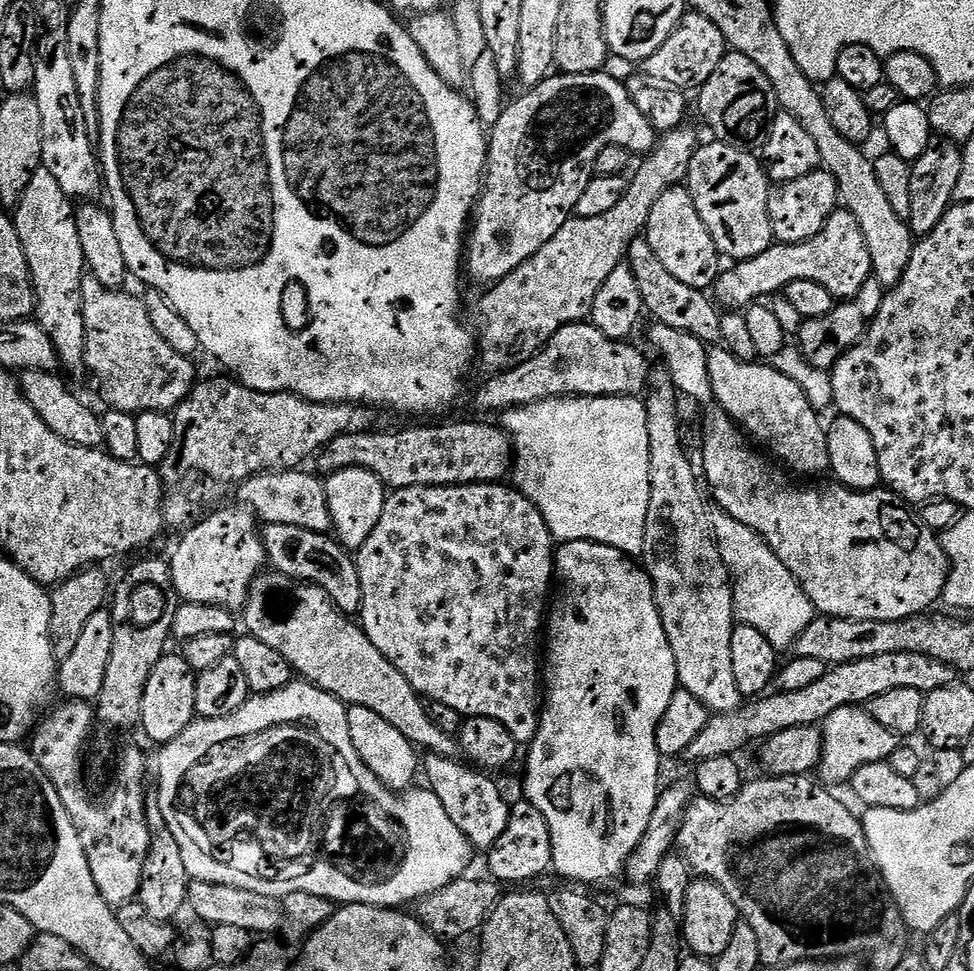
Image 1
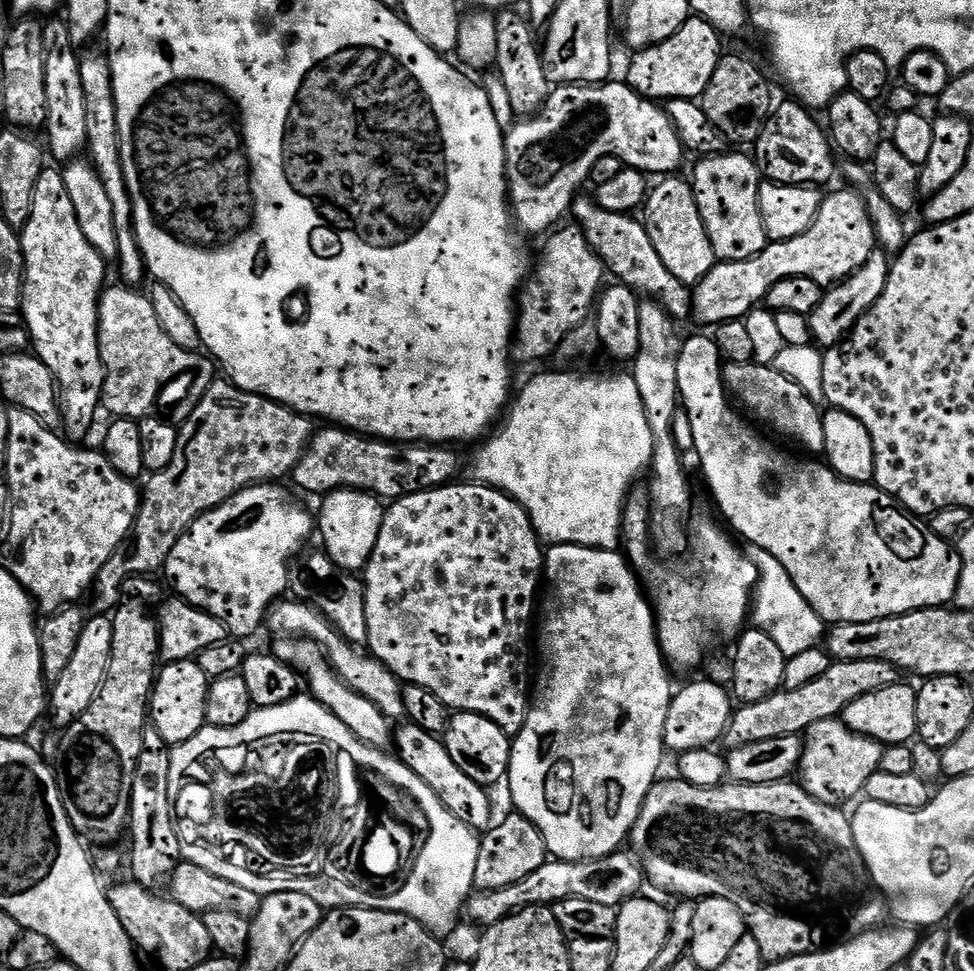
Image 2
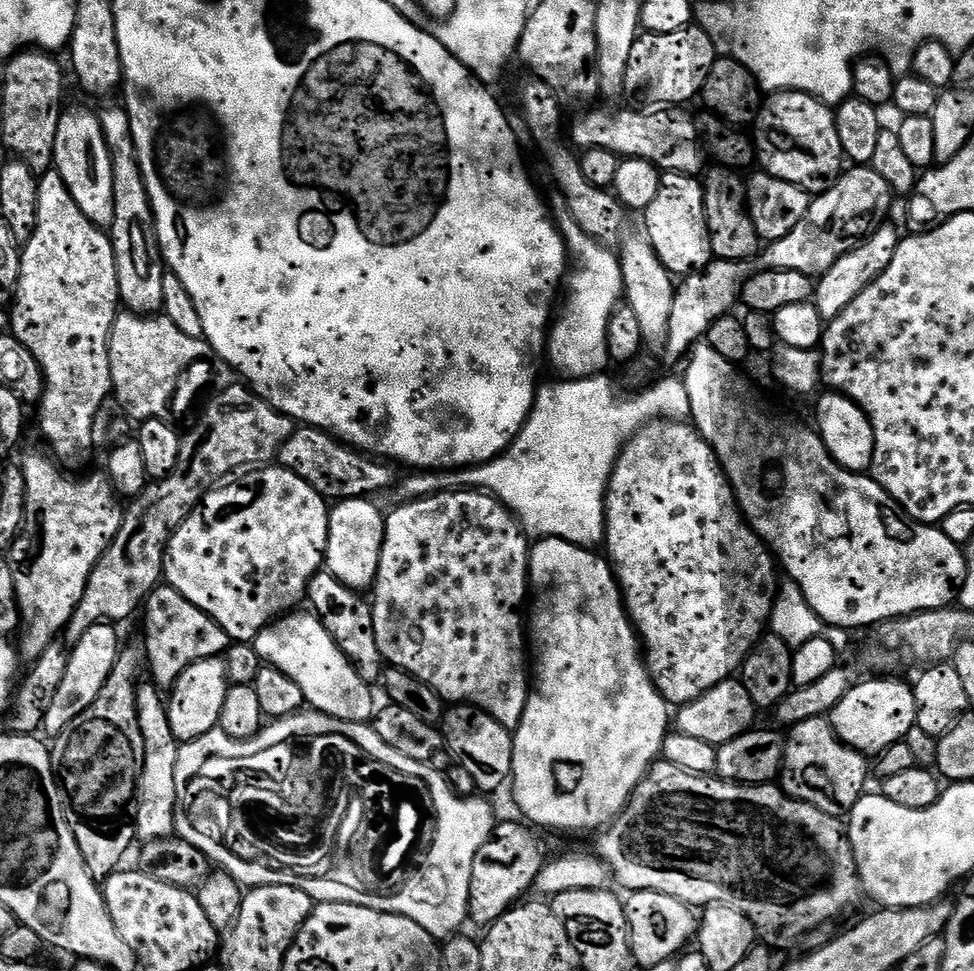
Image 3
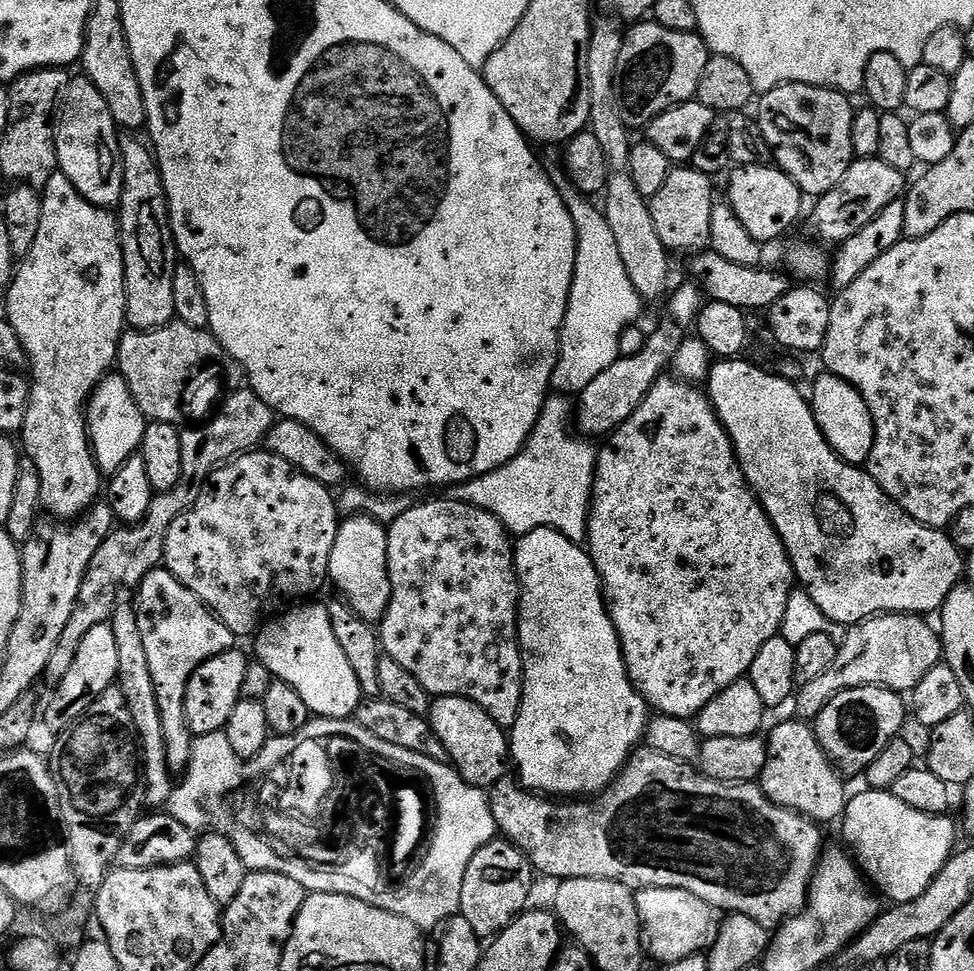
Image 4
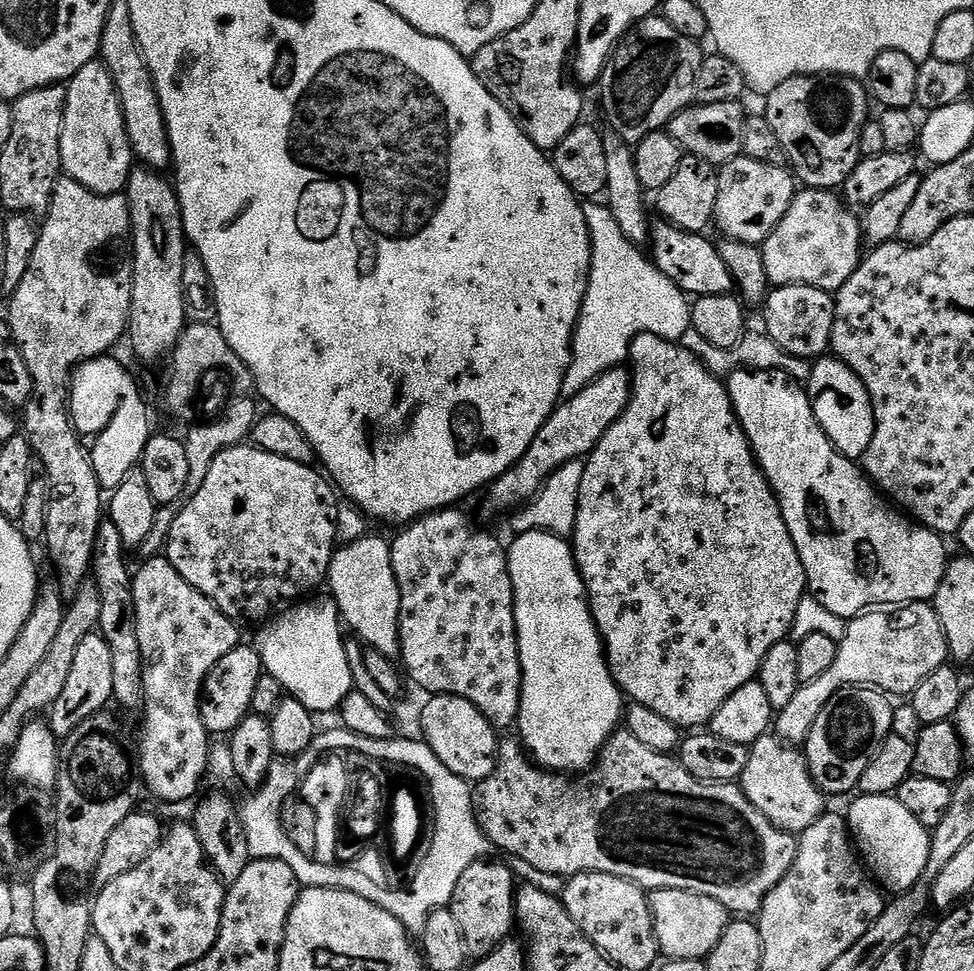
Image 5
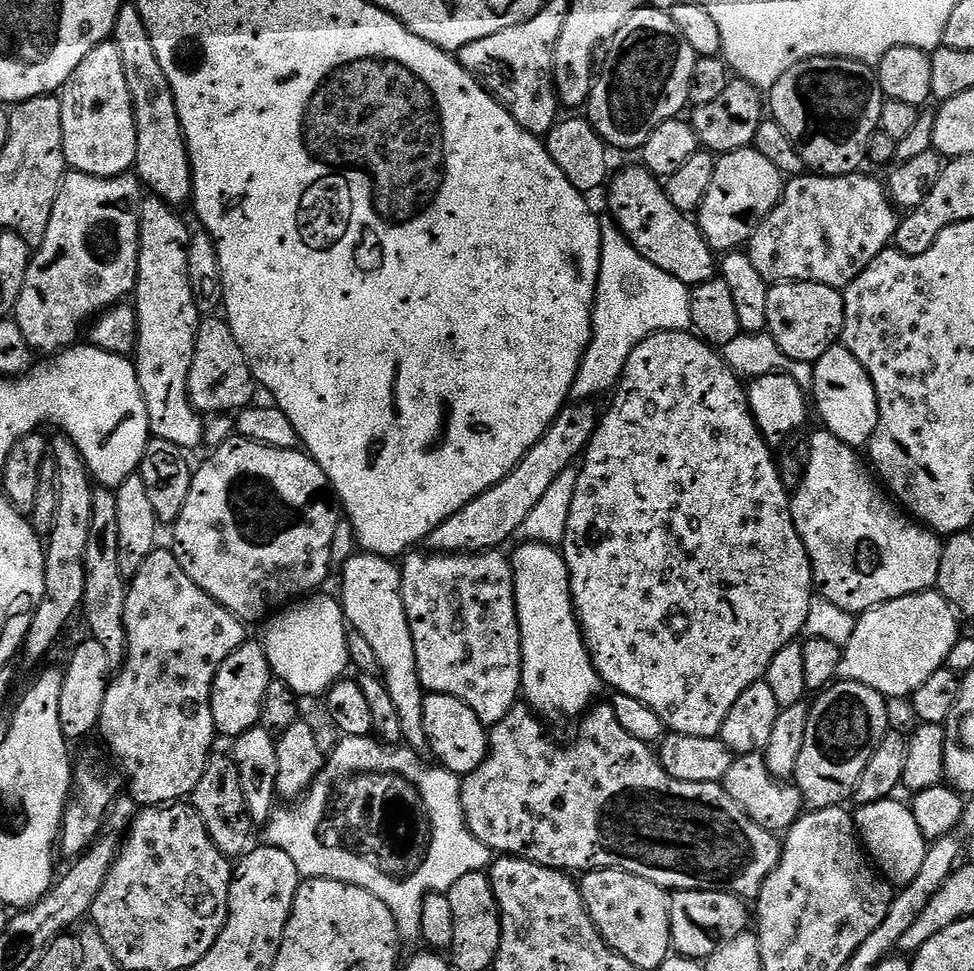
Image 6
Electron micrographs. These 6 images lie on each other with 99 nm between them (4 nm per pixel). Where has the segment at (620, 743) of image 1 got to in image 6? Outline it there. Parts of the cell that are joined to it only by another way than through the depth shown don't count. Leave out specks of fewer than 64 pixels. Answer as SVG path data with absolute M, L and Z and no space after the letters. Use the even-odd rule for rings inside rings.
M524 542L519 546L521 548L511 553L510 559L522 642L520 687L523 699L533 712L544 718L583 717L593 707L602 681L592 665L584 634L576 620L563 551L551 544Z

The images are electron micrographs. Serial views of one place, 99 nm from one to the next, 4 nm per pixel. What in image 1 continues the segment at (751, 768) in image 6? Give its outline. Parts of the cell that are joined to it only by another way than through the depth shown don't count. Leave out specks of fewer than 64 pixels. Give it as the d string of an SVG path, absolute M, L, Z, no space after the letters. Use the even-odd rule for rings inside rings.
M842 706L842 710L834 710L822 725L824 745L818 776L825 785L847 785L855 772L870 762L882 762L894 754L894 750L902 747L901 737L894 735L878 718L871 716L864 706Z

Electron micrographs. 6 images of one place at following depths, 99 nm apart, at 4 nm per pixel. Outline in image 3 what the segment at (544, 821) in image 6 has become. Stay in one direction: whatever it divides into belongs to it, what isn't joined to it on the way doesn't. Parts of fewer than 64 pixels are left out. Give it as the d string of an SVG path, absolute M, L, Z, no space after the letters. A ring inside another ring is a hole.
M660 758L649 768L647 774L638 782L638 786L632 791L627 806L621 810L617 820L613 820L607 828L599 833L595 855L599 856L608 865L609 873L621 884L633 892L661 892L670 894L670 898L678 898L683 904L689 906L711 906L713 904L725 904L750 918L750 922L756 927L757 937L769 949L788 948L792 943L803 941L804 937L815 928L823 928L831 925L831 920L839 918L843 912L848 912L860 900L862 885L860 883L860 871L856 869L854 850L848 841L848 834L841 817L831 816L814 806L810 806L801 800L795 800L787 796L784 789L771 784L731 784L728 780L713 778L712 776L695 776L678 766L671 764L669 760Z

